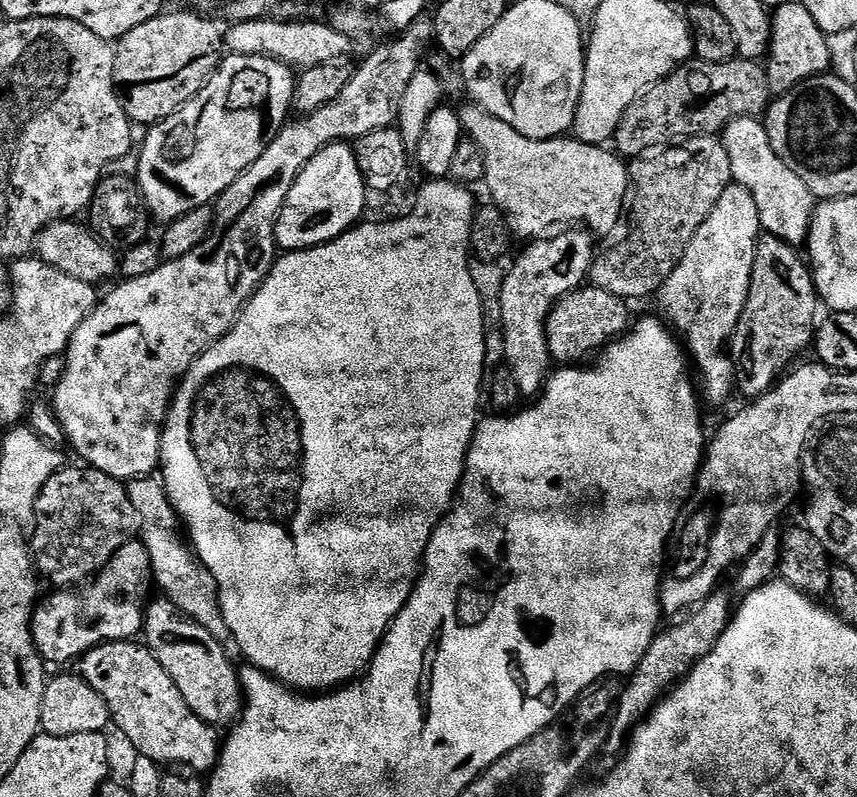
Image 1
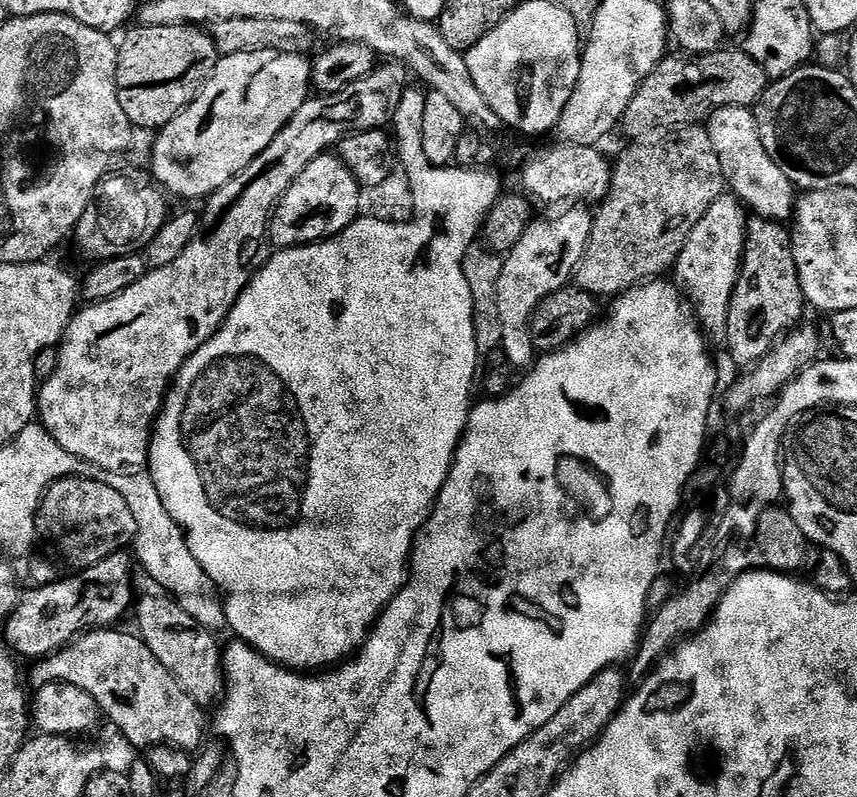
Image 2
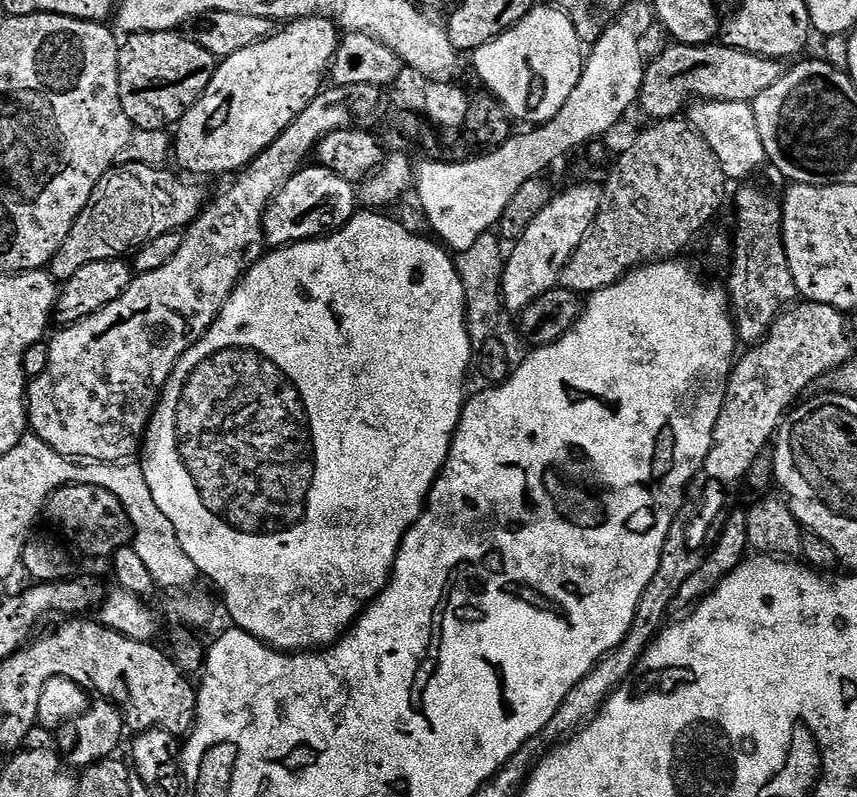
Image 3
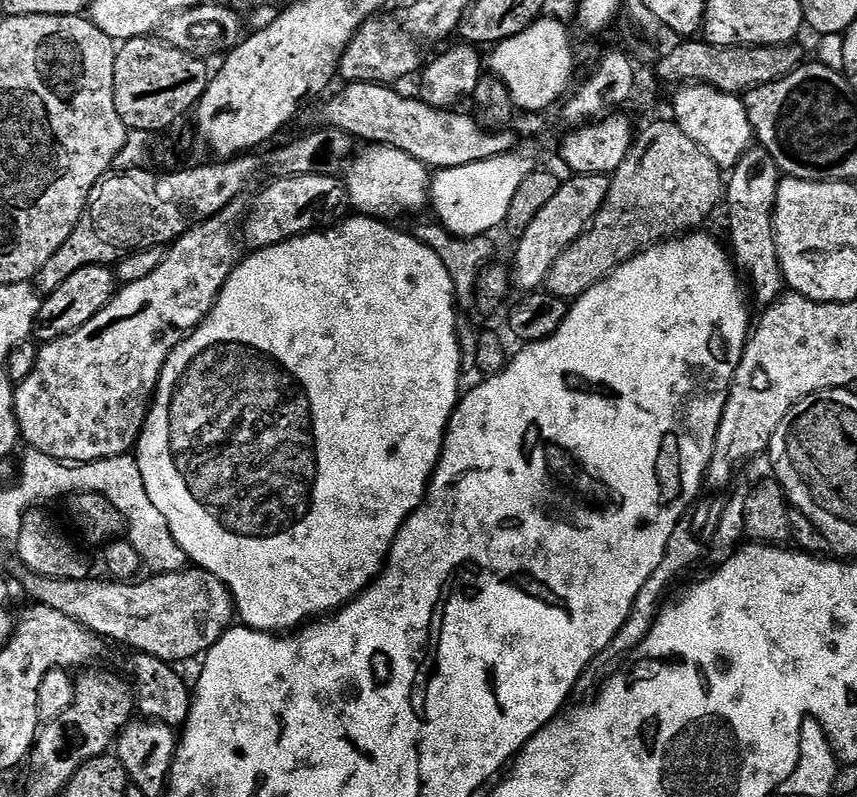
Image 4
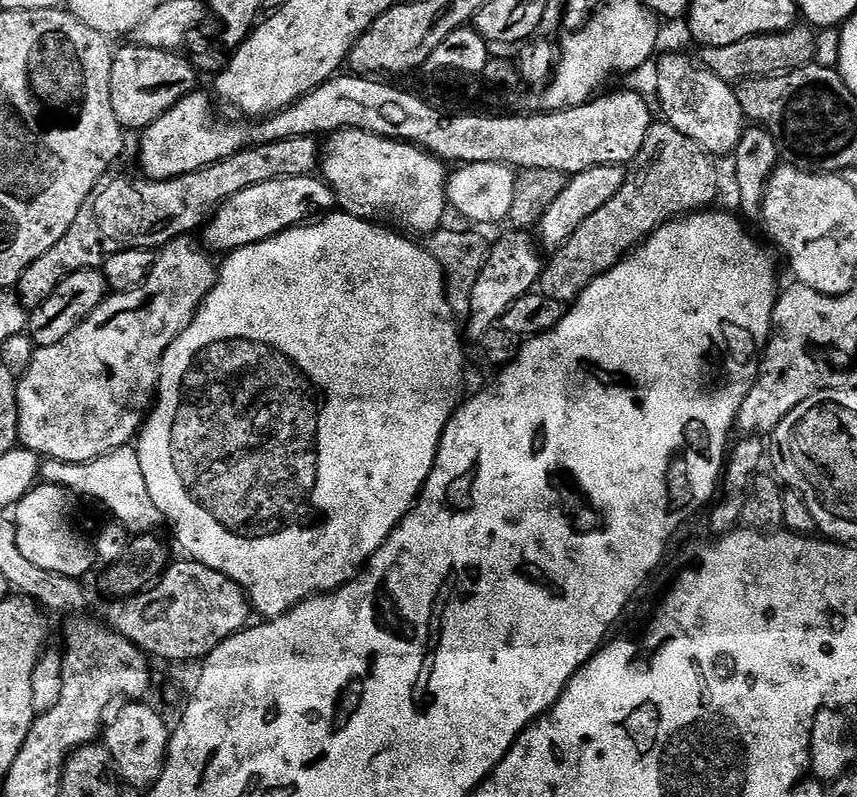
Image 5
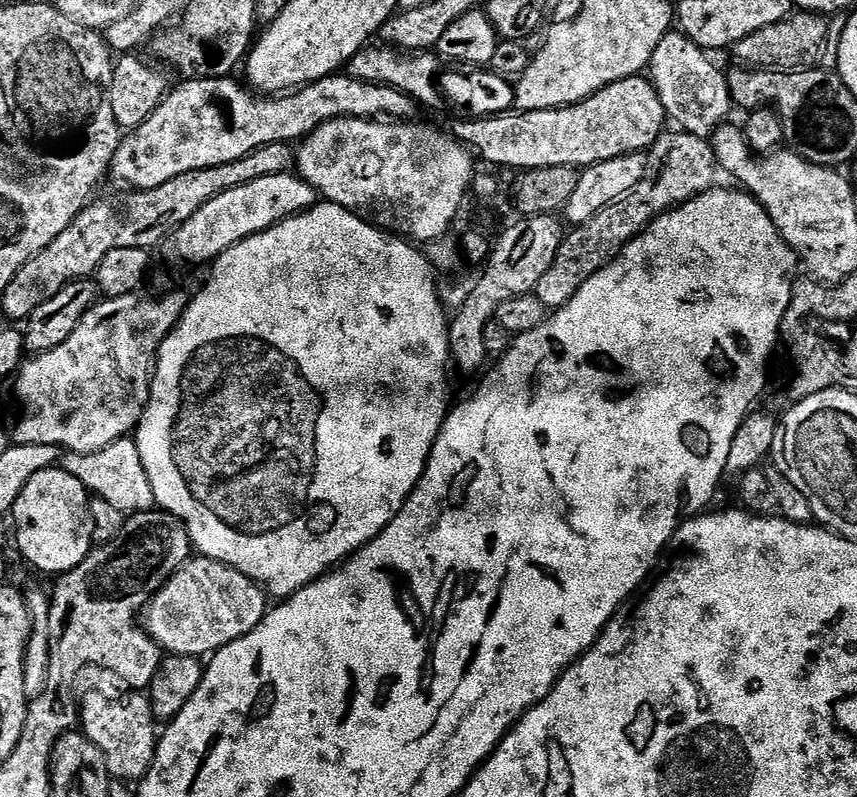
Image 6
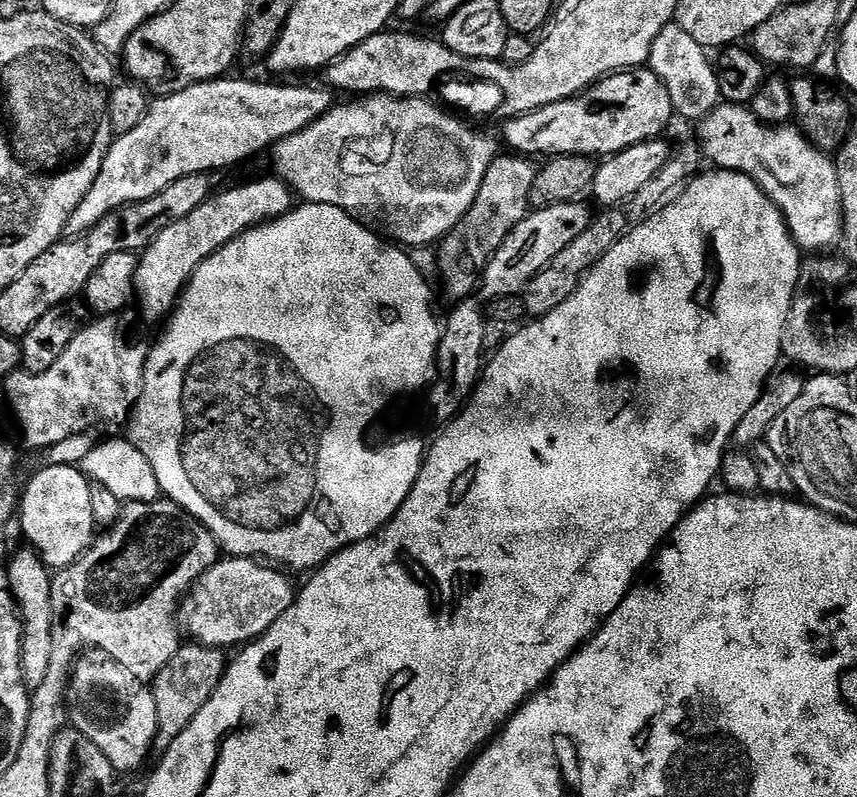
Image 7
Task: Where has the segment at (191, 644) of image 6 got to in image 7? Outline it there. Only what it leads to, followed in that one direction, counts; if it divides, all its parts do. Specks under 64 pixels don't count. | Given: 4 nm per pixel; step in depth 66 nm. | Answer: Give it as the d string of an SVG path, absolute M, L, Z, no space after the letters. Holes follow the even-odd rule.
M250 556L217 559L196 579L183 601L178 612L180 630L204 647L236 648L251 643L296 601L297 585L288 581L287 571L279 570L284 571Z

